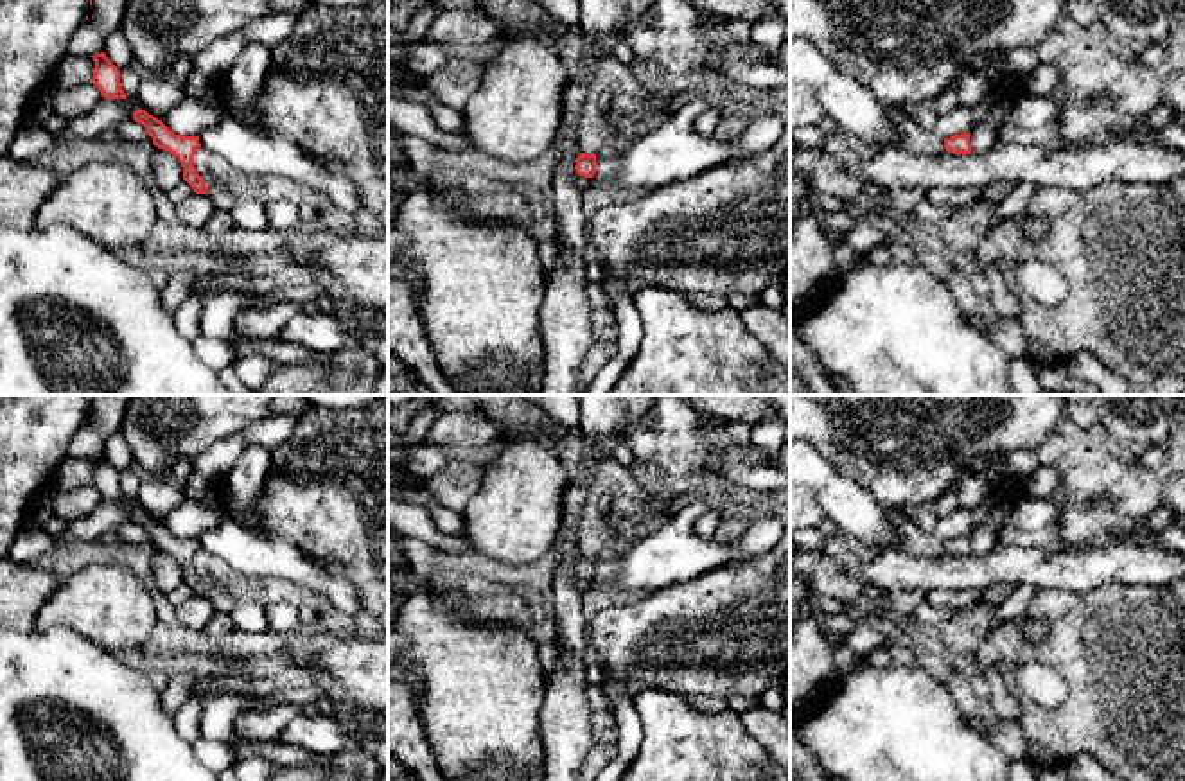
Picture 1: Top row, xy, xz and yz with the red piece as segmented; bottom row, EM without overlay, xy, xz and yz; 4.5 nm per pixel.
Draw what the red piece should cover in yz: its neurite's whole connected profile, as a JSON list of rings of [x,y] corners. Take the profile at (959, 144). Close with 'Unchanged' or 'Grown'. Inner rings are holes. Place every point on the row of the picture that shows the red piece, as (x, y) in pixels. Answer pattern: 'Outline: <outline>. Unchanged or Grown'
Outline: [[[970,133],[953,135],[944,138],[944,149],[953,154],[971,154]]]. Unchanged

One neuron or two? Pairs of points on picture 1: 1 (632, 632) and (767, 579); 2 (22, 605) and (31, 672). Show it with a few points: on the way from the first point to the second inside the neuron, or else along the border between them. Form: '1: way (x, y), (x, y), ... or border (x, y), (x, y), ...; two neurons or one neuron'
1: way (667, 632), (717, 629), (733, 613); one neuron
2: border (35, 627), (18, 632); two neurons

